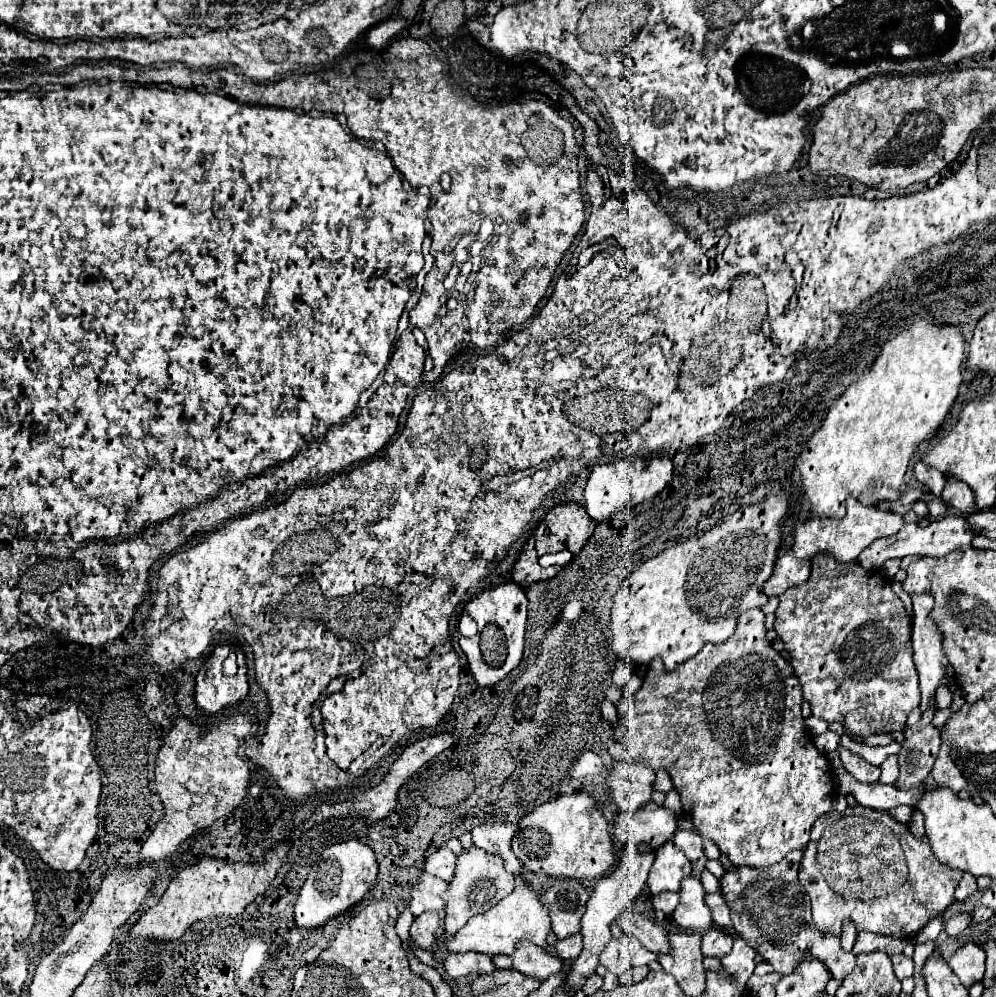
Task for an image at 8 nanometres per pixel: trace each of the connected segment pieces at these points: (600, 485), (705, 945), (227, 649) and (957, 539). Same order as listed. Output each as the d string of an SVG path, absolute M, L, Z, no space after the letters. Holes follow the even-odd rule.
M666 455L648 459L618 459L614 463L594 465L590 479L584 489L586 511L594 521L608 521L610 515L618 513L628 503L642 503L660 493L672 481L672 459Z
M712 927L702 935L702 953L706 957L722 959L724 955L728 955L732 951L732 941L734 941L734 937L730 933L726 933L724 929Z
M220 643L212 655L204 661L204 665L200 667L198 675L196 675L196 703L204 713L218 713L220 709L238 703L240 699L244 699L248 695L248 665L246 665L246 655L240 647L232 645L232 643ZM234 655L236 659L236 673L226 673L224 671L224 661Z
M948 515L942 519L934 519L930 525L921 527L917 523L906 524L898 533L875 540L858 557L862 567L866 569L880 569L888 559L906 557L906 555L930 555L930 557L944 557L956 549L964 549L972 545L974 533L966 529L966 521L960 515Z

